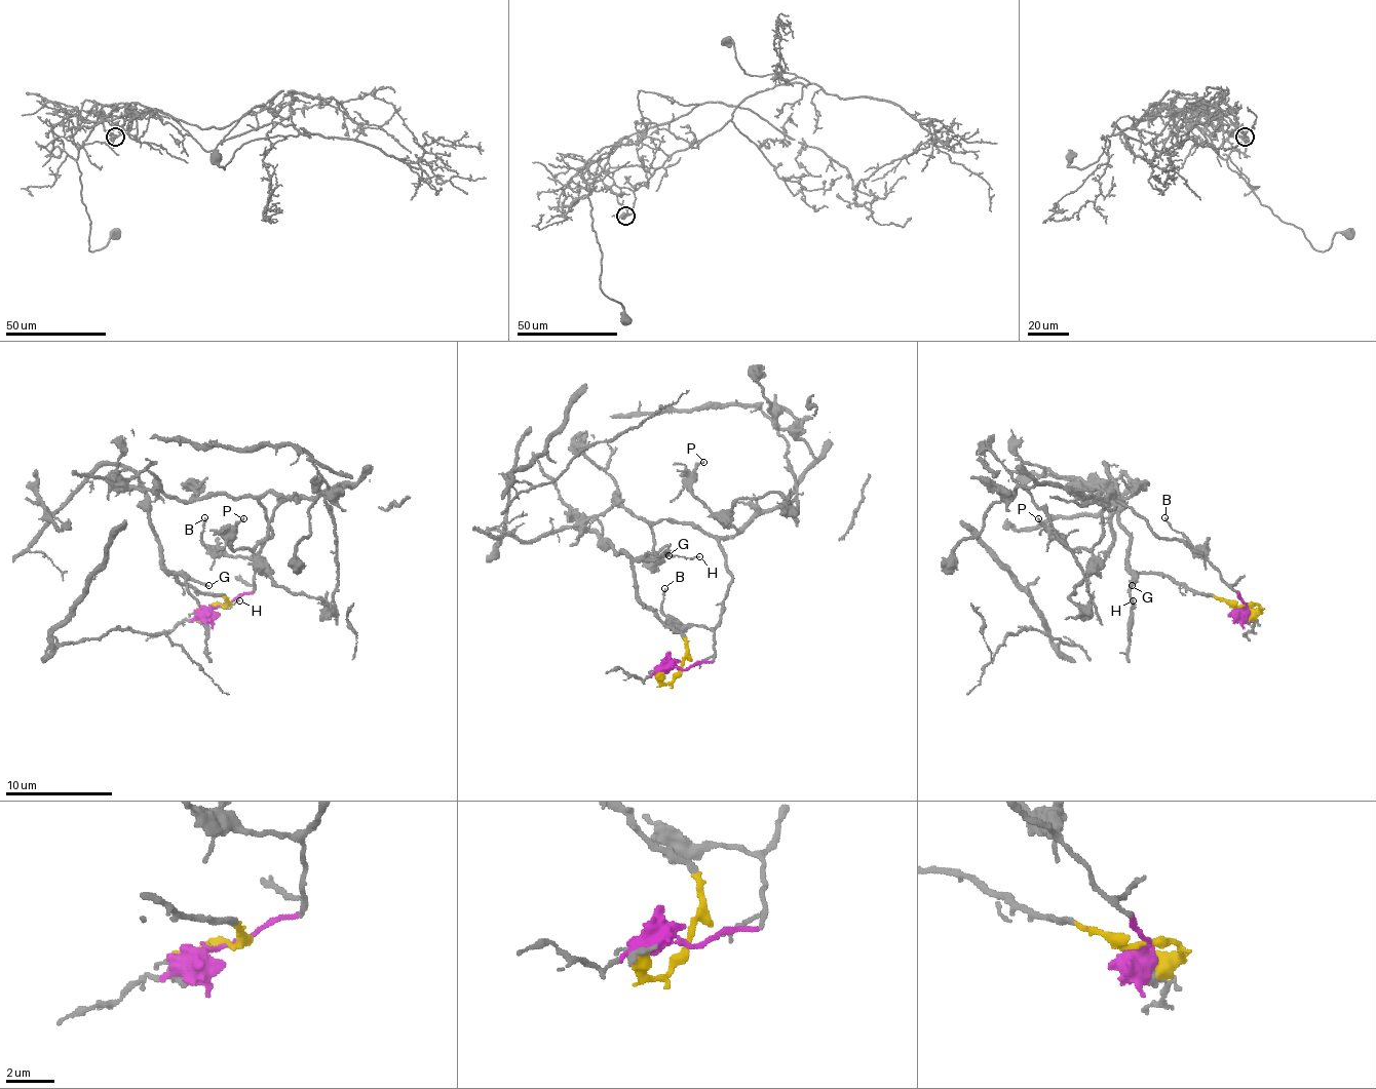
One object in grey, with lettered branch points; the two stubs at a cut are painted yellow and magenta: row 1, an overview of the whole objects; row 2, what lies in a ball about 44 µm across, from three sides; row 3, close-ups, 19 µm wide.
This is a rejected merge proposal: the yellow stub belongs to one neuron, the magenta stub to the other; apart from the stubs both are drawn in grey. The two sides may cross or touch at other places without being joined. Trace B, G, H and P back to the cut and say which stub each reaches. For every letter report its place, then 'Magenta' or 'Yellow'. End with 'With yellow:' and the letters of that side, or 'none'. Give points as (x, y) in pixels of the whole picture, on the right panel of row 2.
B: Place: (1164, 517). Magenta
G: Place: (1132, 585). Yellow
H: Place: (1133, 600). Yellow
P: Place: (1038, 518). Magenta
With yellow: G, H

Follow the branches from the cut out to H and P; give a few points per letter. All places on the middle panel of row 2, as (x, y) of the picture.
H: (681, 668), (687, 645), (641, 601), (633, 583), (633, 564), (647, 553), (692, 558), (700, 555)
P: (681, 668), (714, 658), (714, 628), (732, 580), (719, 542), (737, 532), (692, 489), (692, 473), (702, 462)

